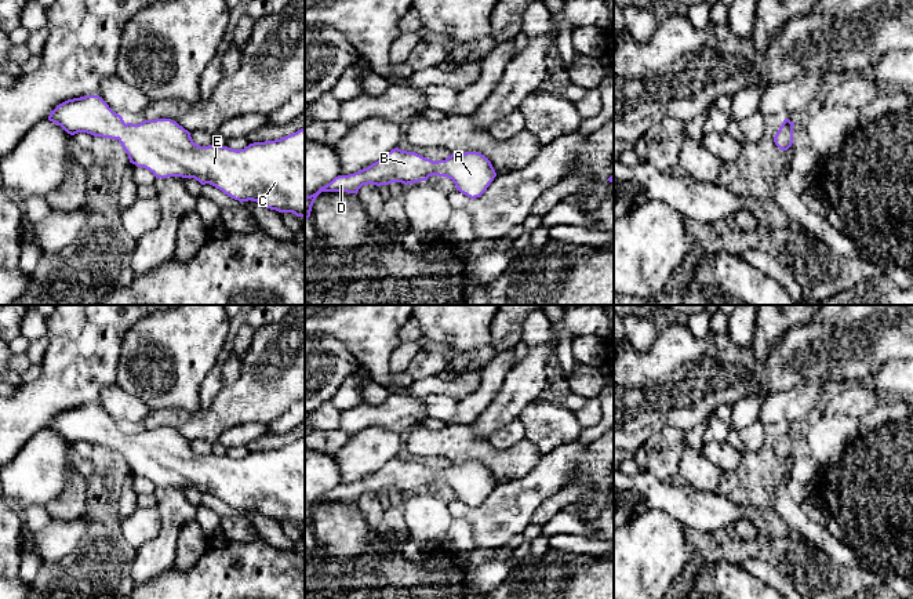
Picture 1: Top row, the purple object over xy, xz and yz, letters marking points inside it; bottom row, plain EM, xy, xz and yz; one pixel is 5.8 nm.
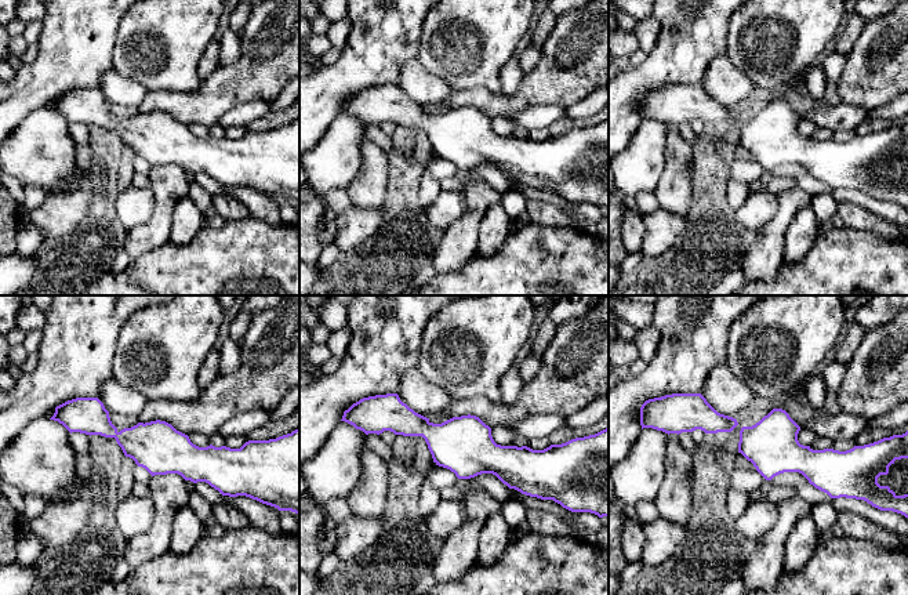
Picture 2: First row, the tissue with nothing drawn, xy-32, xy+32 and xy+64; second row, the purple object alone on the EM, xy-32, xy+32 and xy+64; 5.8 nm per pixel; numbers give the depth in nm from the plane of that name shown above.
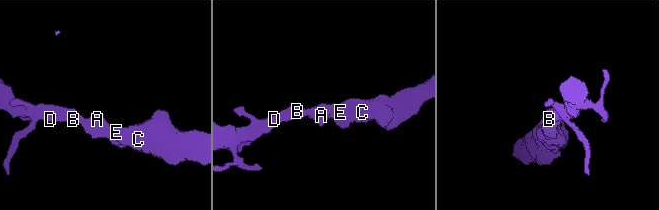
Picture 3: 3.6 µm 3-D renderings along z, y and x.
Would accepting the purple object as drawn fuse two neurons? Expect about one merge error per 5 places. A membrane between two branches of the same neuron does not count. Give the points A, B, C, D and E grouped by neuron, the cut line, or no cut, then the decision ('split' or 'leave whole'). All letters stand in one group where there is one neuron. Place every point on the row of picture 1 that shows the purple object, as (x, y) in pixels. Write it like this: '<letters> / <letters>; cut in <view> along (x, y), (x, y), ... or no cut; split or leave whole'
A B C D E; no cut; leave whole

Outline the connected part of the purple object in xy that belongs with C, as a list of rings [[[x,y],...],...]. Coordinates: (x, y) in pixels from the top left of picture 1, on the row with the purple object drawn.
[[[99,95],[68,99],[51,110],[48,120],[70,135],[87,132],[117,139],[130,163],[149,170],[156,178],[194,178],[201,185],[210,184],[241,203],[252,200],[279,213],[305,217],[305,128],[280,139],[254,142],[239,150],[214,144],[200,146],[193,142],[188,130],[171,119],[126,124]]]

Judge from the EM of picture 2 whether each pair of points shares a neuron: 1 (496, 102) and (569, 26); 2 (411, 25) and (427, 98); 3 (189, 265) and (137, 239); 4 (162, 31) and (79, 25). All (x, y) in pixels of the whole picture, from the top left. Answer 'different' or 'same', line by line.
1: same
2: different
3: different
4: different

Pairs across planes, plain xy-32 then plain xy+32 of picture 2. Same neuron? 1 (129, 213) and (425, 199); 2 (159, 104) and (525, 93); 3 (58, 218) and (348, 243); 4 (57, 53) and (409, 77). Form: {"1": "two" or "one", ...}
{"1": "two", "2": "one", "3": "one", "4": "two"}

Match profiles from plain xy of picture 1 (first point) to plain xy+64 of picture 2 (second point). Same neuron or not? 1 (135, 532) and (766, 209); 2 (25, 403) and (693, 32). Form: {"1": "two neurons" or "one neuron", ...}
{"1": "one neuron", "2": "one neuron"}

